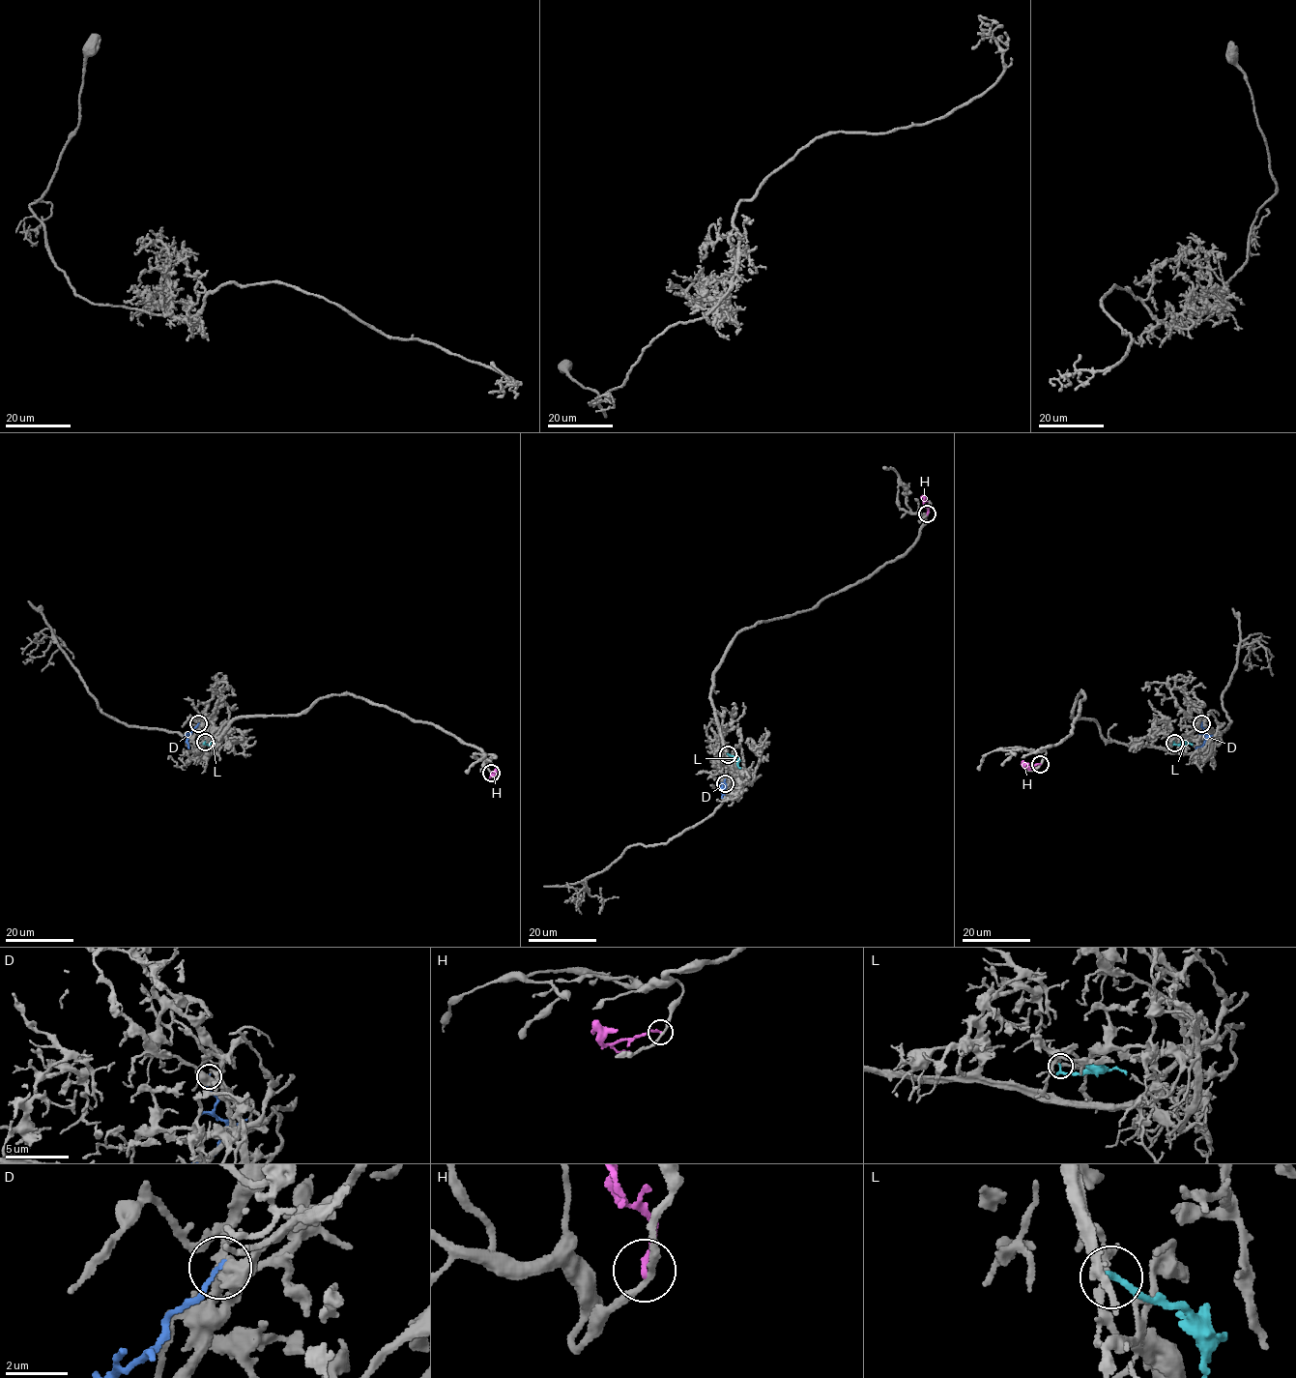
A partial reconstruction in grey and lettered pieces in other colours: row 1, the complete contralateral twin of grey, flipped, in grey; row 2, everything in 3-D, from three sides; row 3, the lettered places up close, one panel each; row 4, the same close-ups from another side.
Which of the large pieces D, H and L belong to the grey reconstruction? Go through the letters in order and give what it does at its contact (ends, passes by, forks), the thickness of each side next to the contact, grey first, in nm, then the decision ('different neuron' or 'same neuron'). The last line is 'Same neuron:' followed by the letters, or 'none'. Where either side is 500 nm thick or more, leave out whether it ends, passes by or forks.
D: 500 nm thick on the grey side, 130 nm on the other; same neuron
H: it ends there; 190 nm thick on the grey side, 190 nm on the other; different neuron
L: it ends there; 200 nm thick on the grey side, 240 nm on the other; different neuron
Same neuron: D

